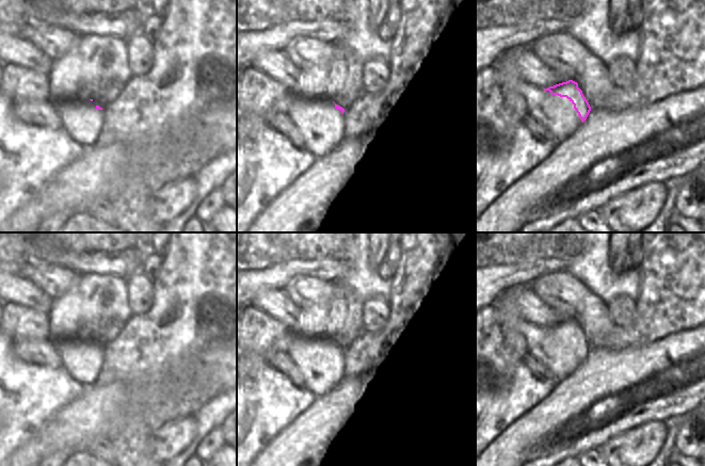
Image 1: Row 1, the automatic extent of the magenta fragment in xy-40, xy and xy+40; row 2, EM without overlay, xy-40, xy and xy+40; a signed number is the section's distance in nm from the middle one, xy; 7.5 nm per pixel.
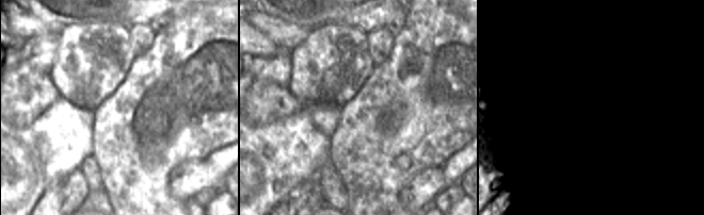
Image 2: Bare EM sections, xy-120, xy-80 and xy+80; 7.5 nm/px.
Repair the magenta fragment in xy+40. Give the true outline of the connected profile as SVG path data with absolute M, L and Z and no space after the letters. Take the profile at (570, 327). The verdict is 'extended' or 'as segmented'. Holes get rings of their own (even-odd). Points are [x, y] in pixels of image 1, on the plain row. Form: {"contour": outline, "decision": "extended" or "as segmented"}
{"contour": "M511 287L504 293L514 294L514 303L518 307L518 314L524 321L549 330L551 334L566 336L574 343L581 360L583 361L587 358L591 346L577 321L568 319L560 322L555 311L529 287Z", "decision": "extended"}

